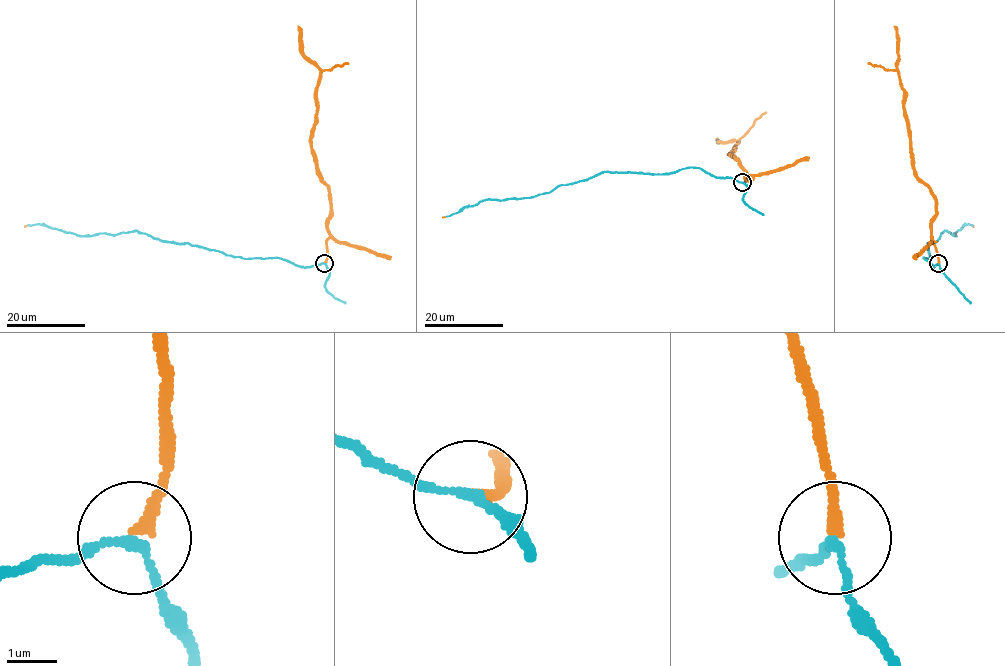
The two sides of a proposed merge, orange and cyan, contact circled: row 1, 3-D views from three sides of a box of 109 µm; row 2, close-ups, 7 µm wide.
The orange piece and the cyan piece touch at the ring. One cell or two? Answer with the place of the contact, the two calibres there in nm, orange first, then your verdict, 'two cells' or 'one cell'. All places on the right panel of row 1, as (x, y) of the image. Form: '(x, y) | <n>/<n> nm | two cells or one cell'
(938, 263) | 240/160 nm | one cell

